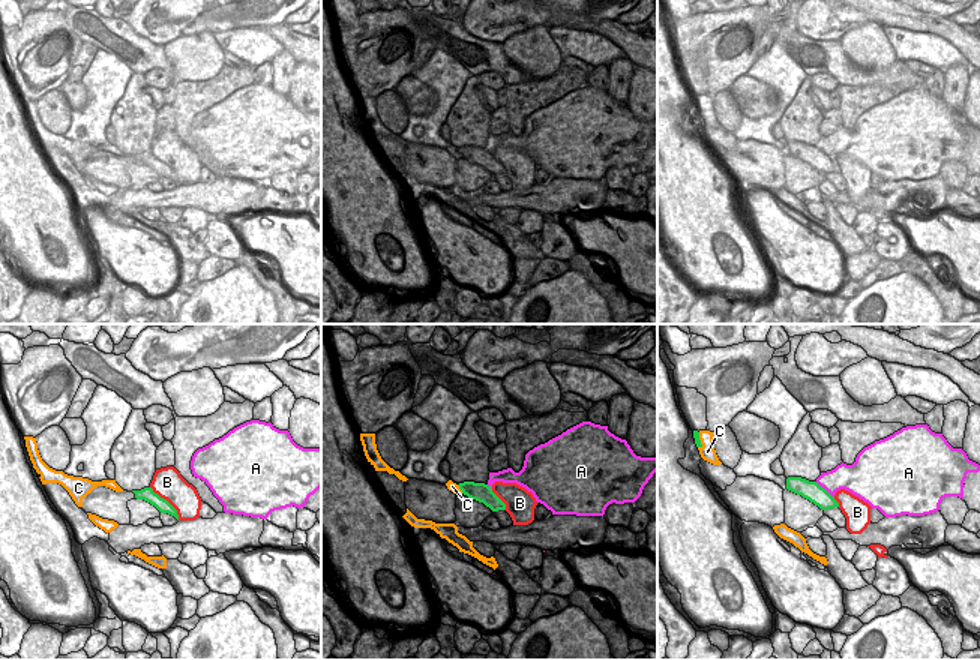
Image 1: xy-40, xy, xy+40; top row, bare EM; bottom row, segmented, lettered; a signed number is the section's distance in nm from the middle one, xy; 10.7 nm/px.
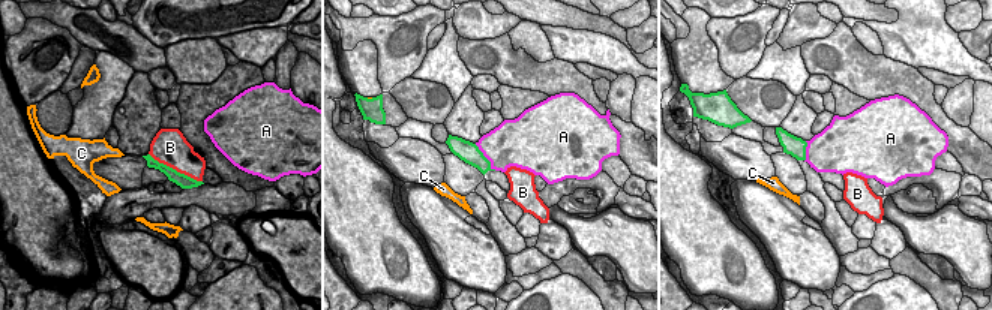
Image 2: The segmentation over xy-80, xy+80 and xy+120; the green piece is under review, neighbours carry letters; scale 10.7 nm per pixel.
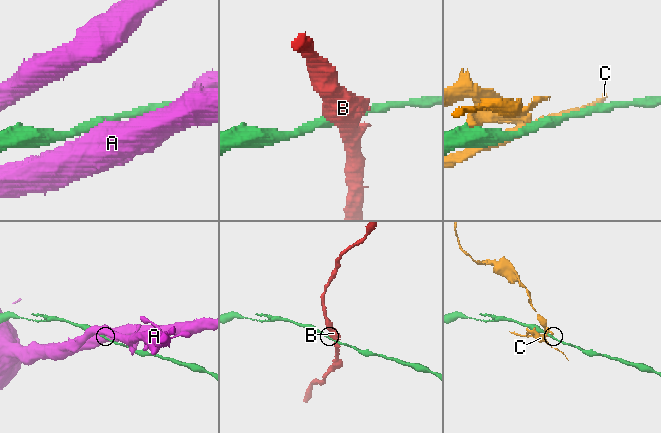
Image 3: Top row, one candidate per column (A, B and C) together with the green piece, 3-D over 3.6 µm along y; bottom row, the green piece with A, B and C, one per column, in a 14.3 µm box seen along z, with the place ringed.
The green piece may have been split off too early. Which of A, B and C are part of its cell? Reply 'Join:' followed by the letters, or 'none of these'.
Join: none of these

